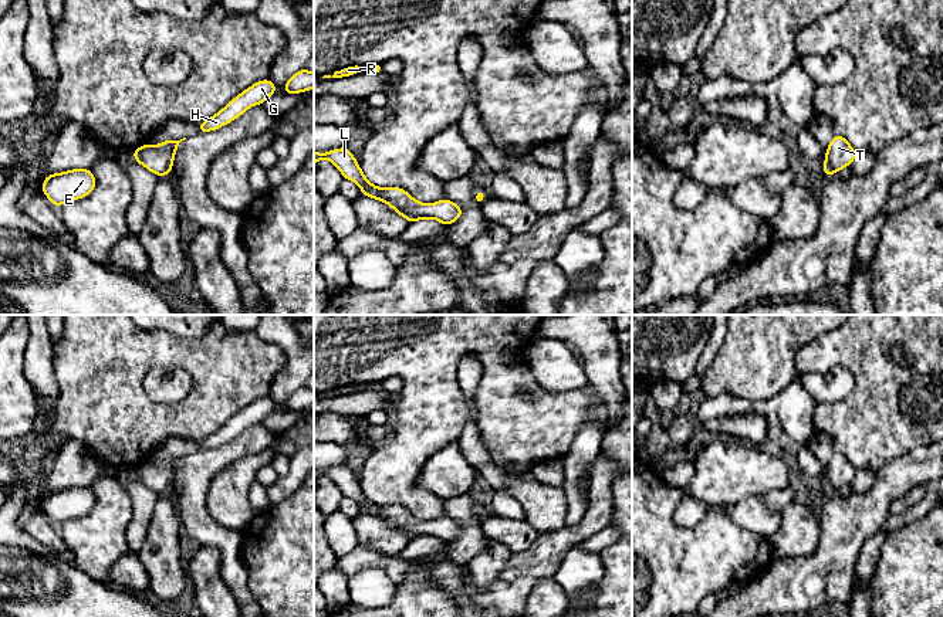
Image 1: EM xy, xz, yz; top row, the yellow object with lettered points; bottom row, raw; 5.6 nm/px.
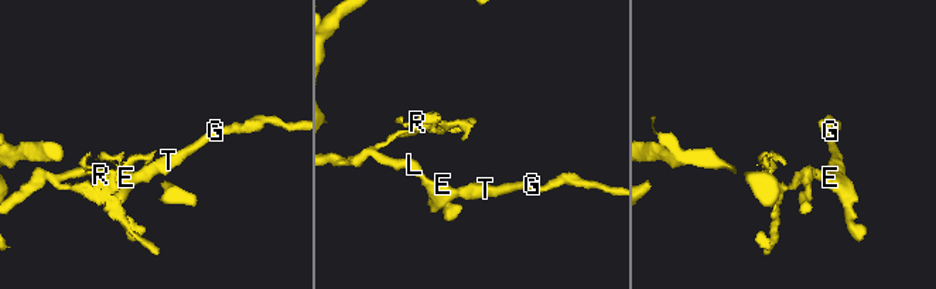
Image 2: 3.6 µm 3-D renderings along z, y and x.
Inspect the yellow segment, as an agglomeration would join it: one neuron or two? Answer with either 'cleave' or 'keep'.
keep

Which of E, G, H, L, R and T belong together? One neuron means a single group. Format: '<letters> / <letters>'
E G H L R T

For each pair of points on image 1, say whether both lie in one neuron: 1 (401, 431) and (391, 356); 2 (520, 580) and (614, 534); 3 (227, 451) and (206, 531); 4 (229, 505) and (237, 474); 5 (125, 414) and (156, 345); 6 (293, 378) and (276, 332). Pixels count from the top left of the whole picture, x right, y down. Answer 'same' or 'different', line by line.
1: same
2: different
3: same
4: same
5: same
6: same

